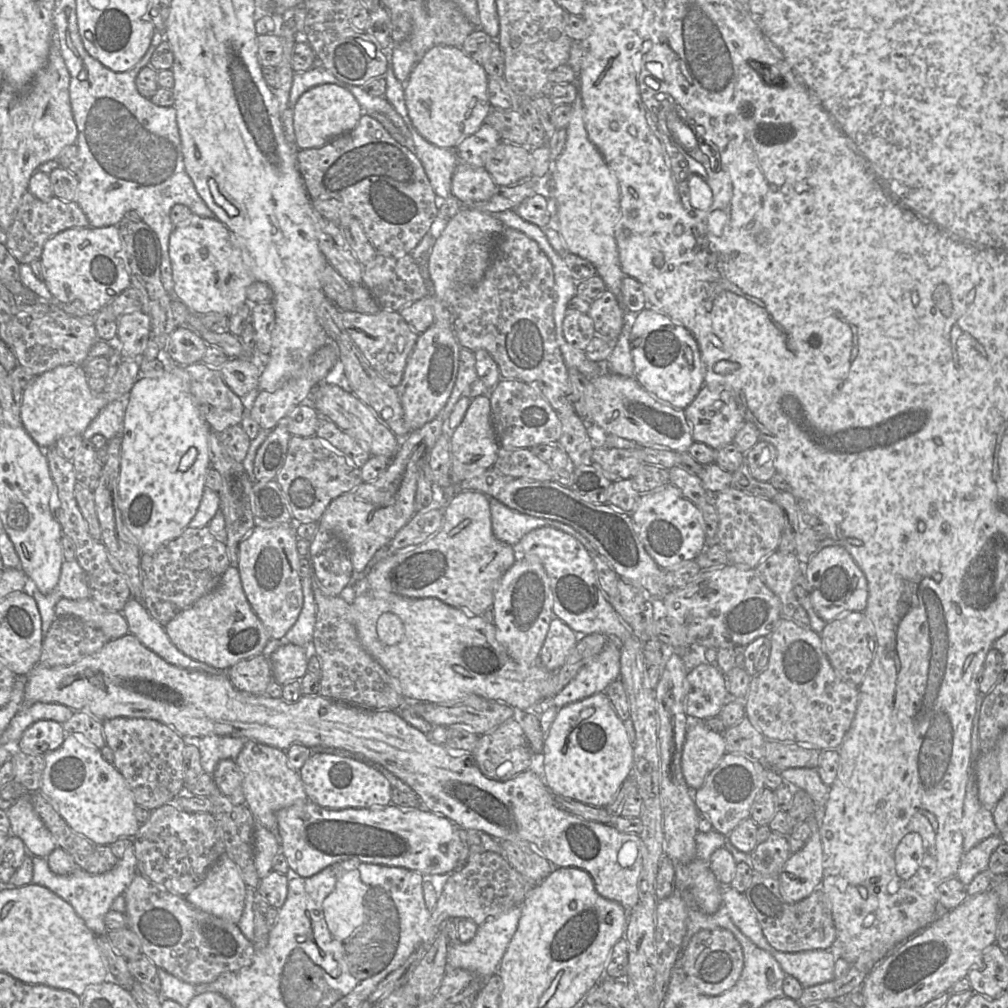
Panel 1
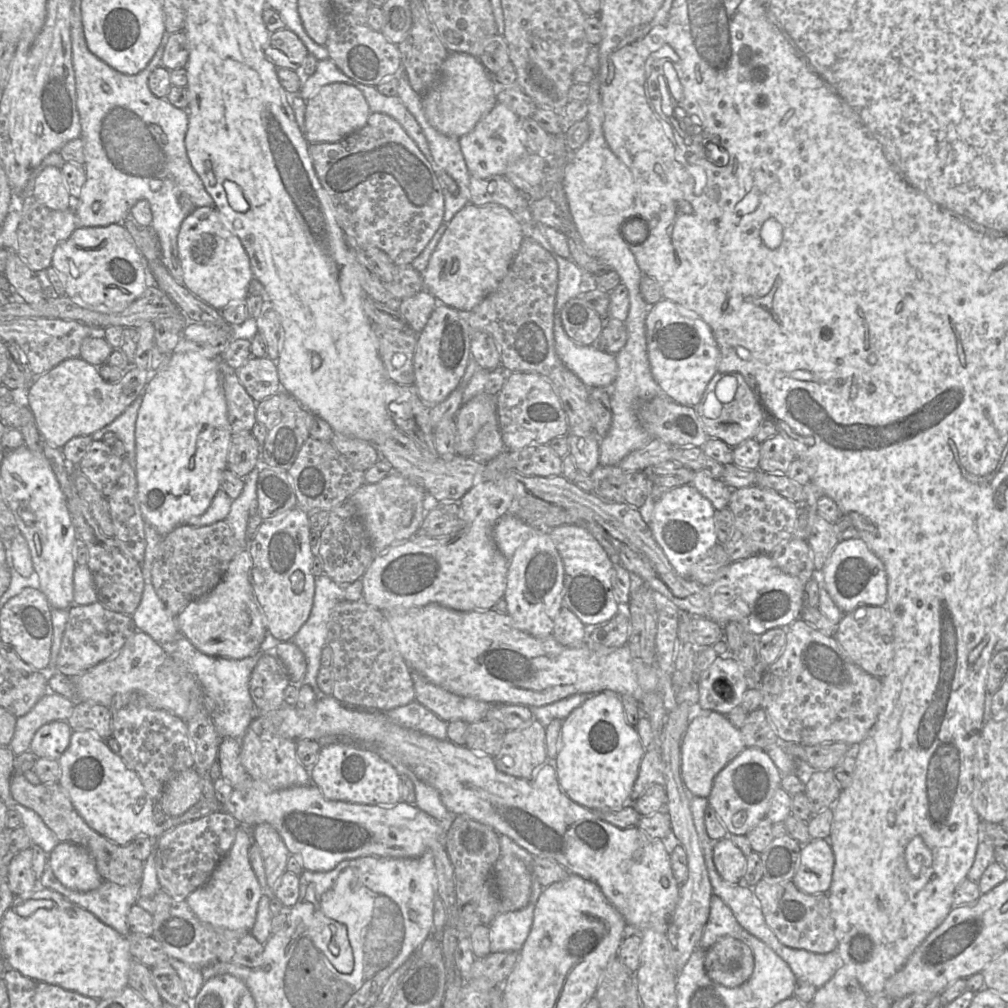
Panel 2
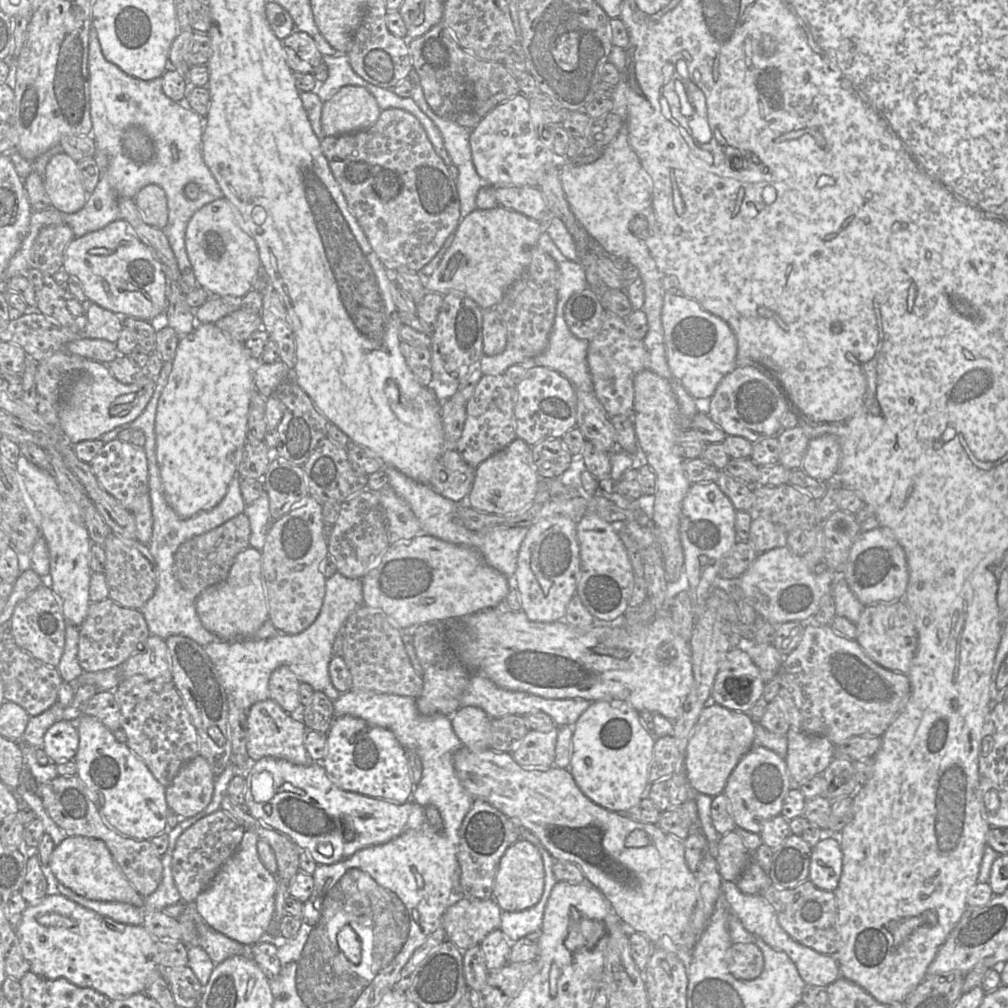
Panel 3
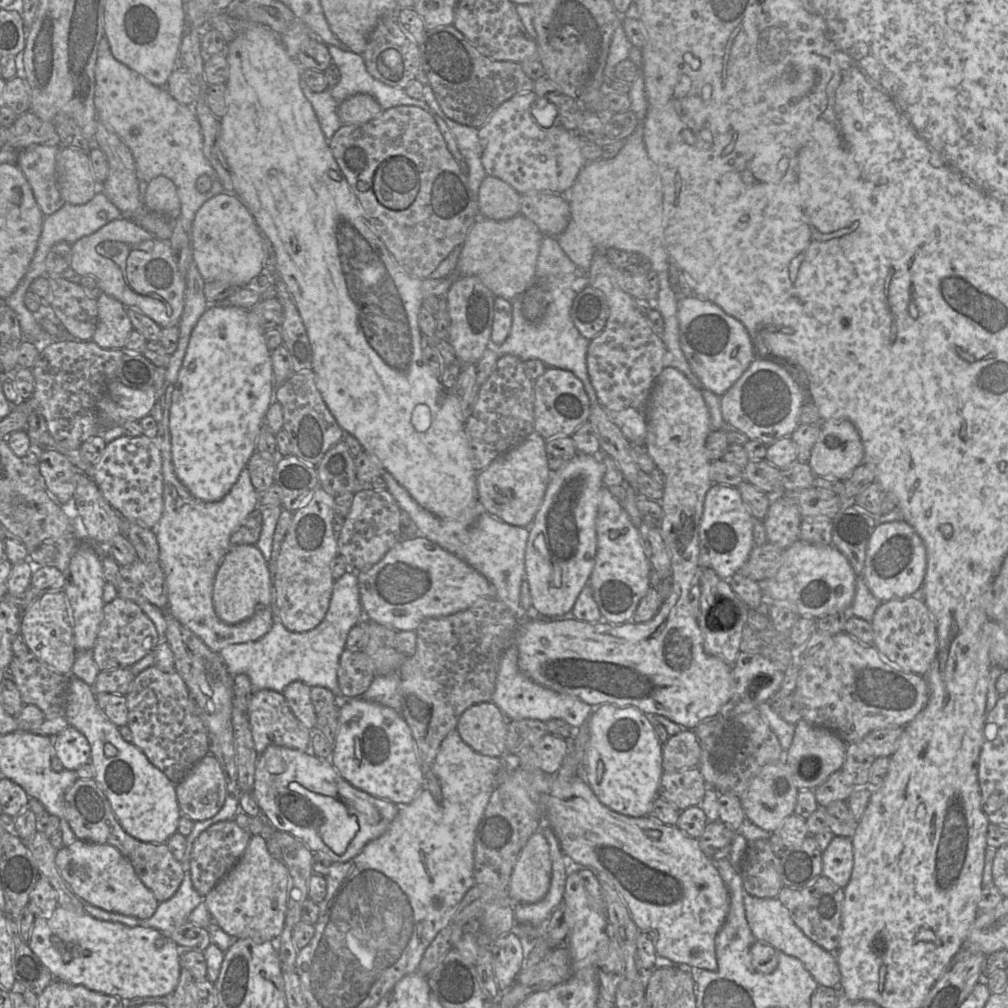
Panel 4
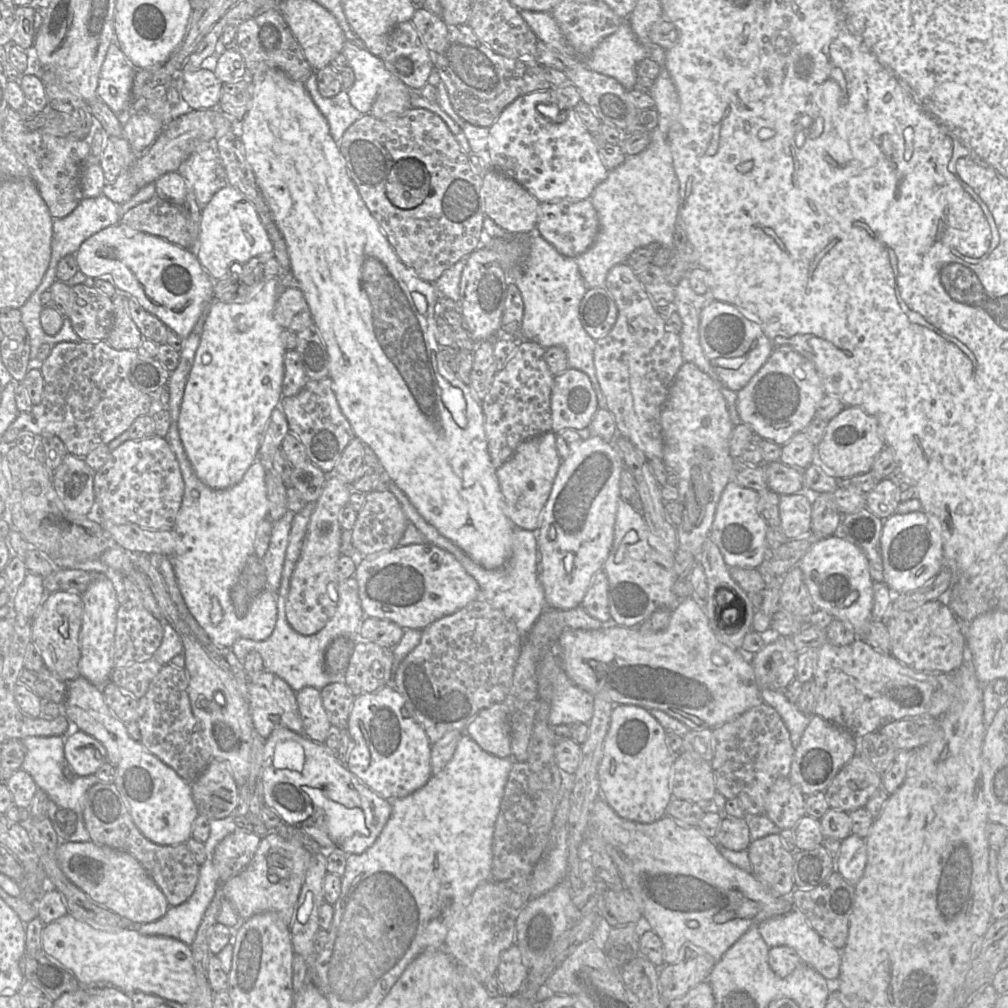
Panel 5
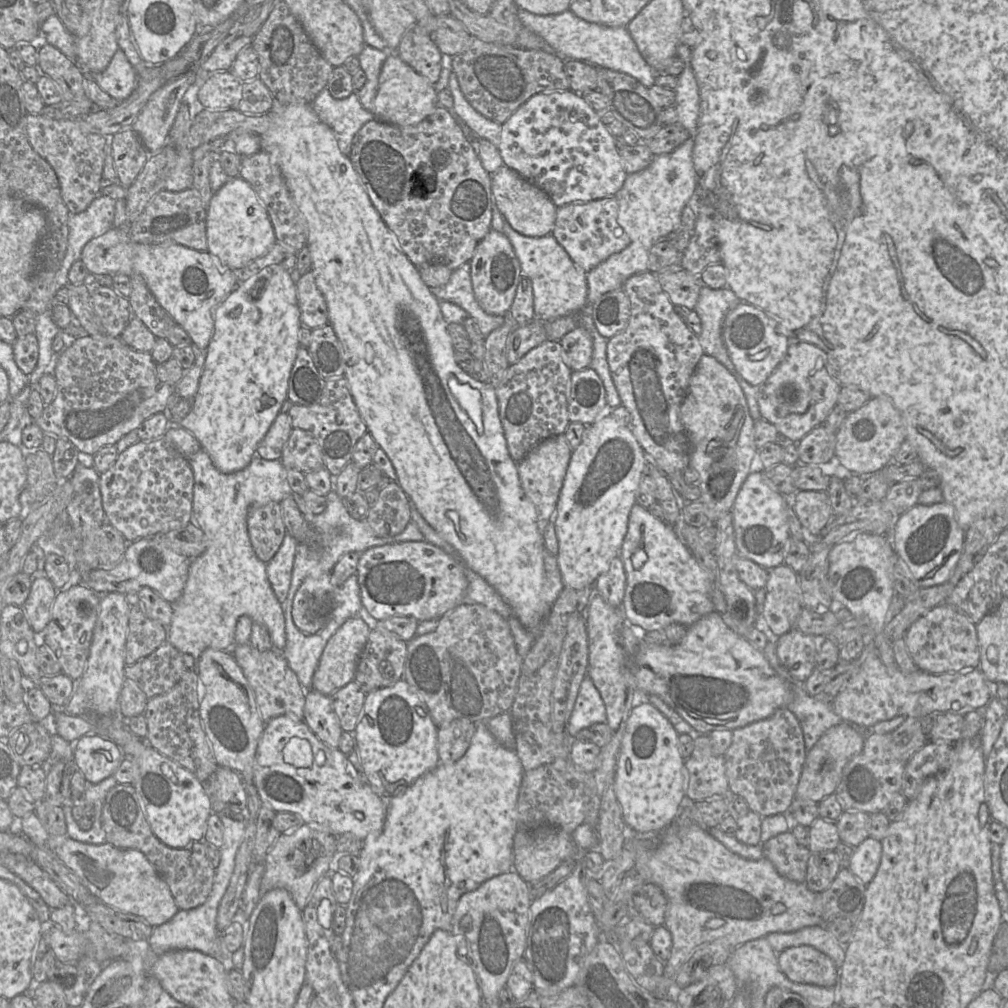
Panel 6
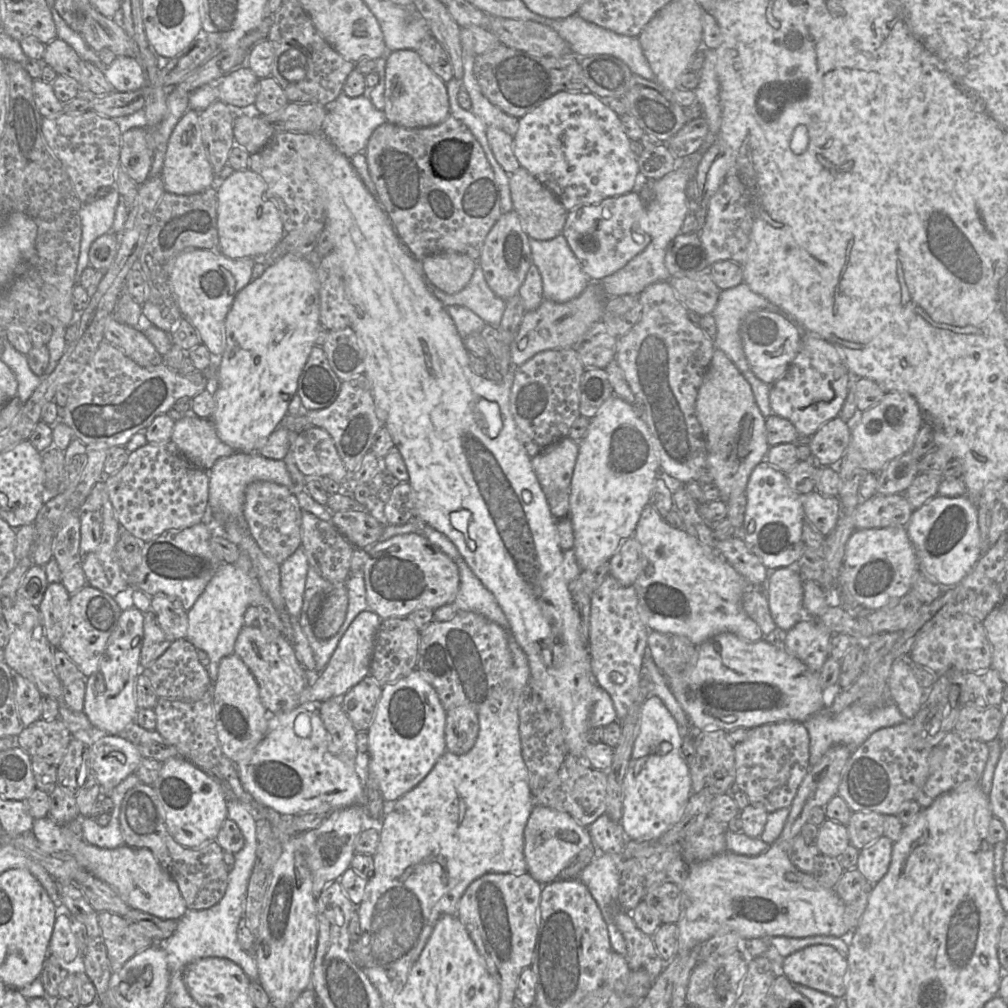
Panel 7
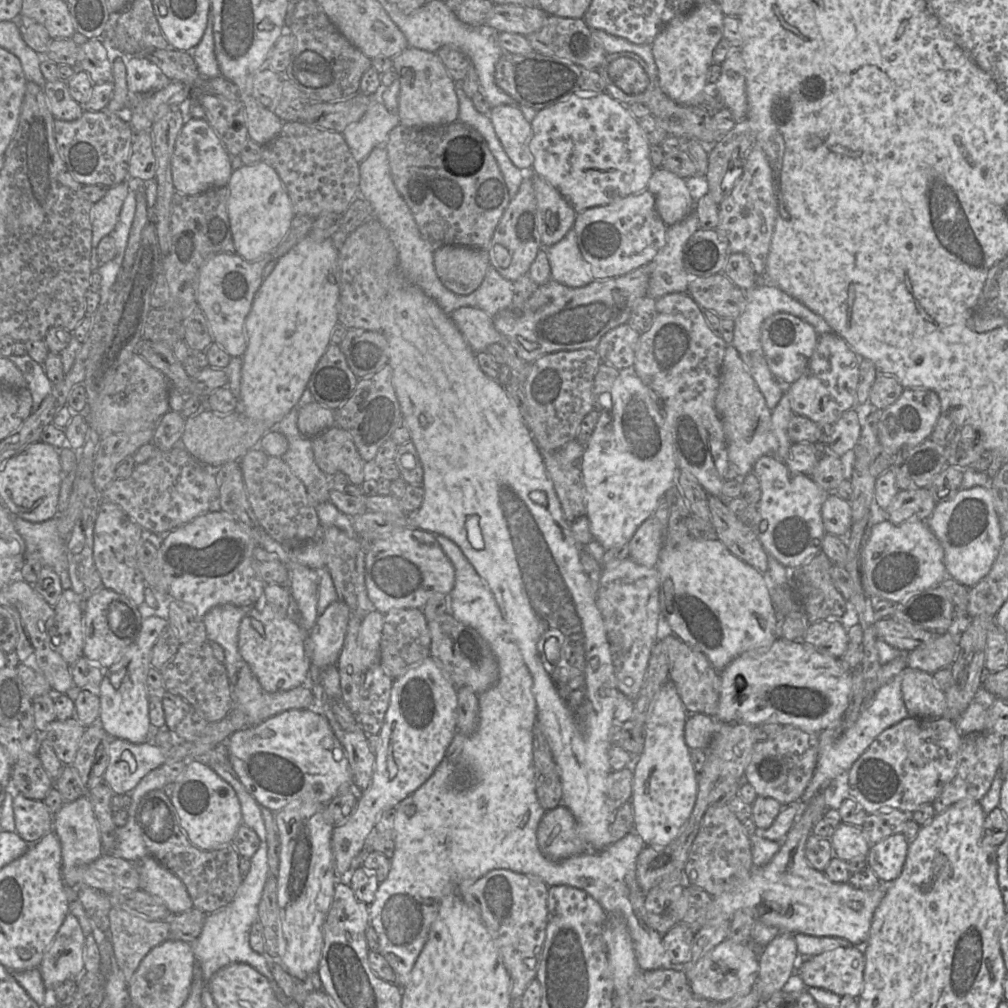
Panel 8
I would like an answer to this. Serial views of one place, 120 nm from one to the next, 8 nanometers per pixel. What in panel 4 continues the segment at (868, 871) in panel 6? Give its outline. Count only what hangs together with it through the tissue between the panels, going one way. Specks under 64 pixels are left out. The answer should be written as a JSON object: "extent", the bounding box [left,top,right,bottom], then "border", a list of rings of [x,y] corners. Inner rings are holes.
{"extent":[822,836,854,889],"border":[[[834,836],[822,853],[822,862],[822,876],[844,889],[850,880],[854,864],[852,839]]]}

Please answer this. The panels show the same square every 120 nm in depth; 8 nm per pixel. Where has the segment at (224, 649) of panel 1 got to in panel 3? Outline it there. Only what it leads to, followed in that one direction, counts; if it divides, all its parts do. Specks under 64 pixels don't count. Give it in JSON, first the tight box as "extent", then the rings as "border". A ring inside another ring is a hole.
{"extent":[196,546,268,641],"border":[[[249,546],[236,557],[227,577],[198,595],[196,611],[202,625],[224,641],[254,638],[268,617],[268,605],[261,579],[262,553]]]}

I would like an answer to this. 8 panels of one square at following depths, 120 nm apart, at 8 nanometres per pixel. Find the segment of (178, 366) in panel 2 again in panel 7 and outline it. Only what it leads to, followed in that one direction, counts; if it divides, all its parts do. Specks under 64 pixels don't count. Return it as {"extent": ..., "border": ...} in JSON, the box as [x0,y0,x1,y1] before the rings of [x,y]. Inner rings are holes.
{"extent":[209,254,322,452],"border":[[[286,254],[274,264],[268,265],[260,277],[251,280],[236,295],[225,320],[226,345],[221,355],[218,388],[213,394],[216,401],[216,407],[213,414],[209,417],[215,426],[218,437],[236,452],[257,452],[260,447],[266,443],[269,435],[278,427],[279,422],[287,413],[288,405],[297,391],[299,375],[306,363],[311,349],[315,345],[318,329],[319,327],[322,327],[319,322],[319,304],[319,281],[316,267],[305,257],[300,257],[294,254]]]}

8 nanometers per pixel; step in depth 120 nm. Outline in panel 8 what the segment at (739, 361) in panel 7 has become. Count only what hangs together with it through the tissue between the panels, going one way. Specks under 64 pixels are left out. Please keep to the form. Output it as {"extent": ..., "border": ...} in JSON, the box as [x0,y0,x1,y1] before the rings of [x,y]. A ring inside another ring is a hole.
{"extent":[732,281,833,411],"border":[[[768,281],[765,283],[757,283],[751,289],[745,291],[745,294],[746,306],[741,315],[735,319],[732,345],[737,348],[745,367],[763,394],[768,408],[772,411],[784,394],[785,386],[772,374],[765,358],[761,342],[761,325],[763,321],[773,314],[785,312],[792,314],[812,325],[819,335],[831,333],[833,331],[820,315],[812,311],[796,298],[786,293],[781,288]]]}

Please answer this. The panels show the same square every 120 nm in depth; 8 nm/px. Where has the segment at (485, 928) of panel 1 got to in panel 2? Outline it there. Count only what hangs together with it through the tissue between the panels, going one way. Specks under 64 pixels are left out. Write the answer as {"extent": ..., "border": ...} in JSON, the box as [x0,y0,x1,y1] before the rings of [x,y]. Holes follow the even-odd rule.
{"extent":[488,903,535,952],"border":[[[529,903],[526,907],[512,912],[499,912],[488,925],[490,951],[498,952],[518,952],[526,941],[533,923],[535,903]]]}

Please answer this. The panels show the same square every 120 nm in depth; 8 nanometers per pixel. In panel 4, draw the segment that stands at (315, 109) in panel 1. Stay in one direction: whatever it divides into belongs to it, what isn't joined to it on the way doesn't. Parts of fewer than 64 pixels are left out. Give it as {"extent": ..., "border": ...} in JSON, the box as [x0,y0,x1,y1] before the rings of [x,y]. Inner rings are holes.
{"extent":[337,93,382,125],"border":[[[357,93],[338,104],[337,115],[342,125],[364,124],[377,117],[382,110],[371,95]]]}

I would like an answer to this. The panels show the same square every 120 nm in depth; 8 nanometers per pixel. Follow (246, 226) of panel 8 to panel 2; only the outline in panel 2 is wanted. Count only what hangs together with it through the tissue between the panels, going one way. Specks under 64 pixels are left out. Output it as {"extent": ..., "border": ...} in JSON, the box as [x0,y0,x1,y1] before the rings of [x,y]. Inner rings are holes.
{"extent":[177,206,254,311],"border":[[[215,206],[196,208],[186,216],[178,233],[177,245],[183,270],[183,285],[193,294],[218,311],[233,302],[245,301],[249,283],[254,278],[250,260],[239,238],[233,235],[221,221]]]}

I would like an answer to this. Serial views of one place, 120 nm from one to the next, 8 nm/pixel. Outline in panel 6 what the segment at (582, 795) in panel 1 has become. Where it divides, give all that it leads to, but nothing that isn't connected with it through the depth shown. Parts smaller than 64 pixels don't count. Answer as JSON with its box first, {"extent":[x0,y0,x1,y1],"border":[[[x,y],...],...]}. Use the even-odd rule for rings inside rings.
{"extent":[614,703,687,835],"border":[[[651,703],[633,707],[617,759],[614,790],[624,823],[639,835],[657,835],[670,826],[686,796],[687,770],[679,754],[678,732]]]}

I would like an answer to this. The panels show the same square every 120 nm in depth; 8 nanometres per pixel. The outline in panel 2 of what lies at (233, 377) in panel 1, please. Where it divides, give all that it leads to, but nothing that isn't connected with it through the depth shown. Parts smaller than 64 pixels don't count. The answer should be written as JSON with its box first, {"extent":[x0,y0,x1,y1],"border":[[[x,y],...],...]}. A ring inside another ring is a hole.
{"extent":[234,356,283,403],"border":[[[252,356],[234,372],[239,382],[256,403],[283,391],[276,363],[268,357],[256,358]]]}

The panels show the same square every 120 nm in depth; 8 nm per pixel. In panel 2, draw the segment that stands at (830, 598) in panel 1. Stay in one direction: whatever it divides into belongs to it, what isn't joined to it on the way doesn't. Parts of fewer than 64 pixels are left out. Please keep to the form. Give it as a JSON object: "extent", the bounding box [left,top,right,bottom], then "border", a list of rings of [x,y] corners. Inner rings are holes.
{"extent":[819,537,888,613],"border":[[[861,537],[840,541],[819,571],[824,589],[844,613],[860,606],[882,606],[888,600],[888,575],[884,563]]]}

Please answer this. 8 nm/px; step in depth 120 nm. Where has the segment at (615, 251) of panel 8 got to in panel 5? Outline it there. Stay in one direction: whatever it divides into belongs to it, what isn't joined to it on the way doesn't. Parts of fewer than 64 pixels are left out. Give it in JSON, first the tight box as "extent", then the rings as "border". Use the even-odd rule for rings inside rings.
{"extent":[536,199,599,258],"border":[[[558,199],[540,202],[536,230],[560,253],[575,258],[594,242],[599,230],[599,219],[590,199]]]}

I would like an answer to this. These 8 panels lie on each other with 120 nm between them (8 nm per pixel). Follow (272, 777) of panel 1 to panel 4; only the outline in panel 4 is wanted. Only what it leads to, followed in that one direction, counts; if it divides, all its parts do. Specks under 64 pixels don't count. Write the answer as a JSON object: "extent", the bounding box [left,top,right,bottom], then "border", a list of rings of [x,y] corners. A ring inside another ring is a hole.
{"extent":[248,689,312,755],"border":[[[268,689],[253,692],[248,706],[248,718],[254,746],[259,755],[269,746],[309,751],[312,731],[294,716],[281,692]]]}

